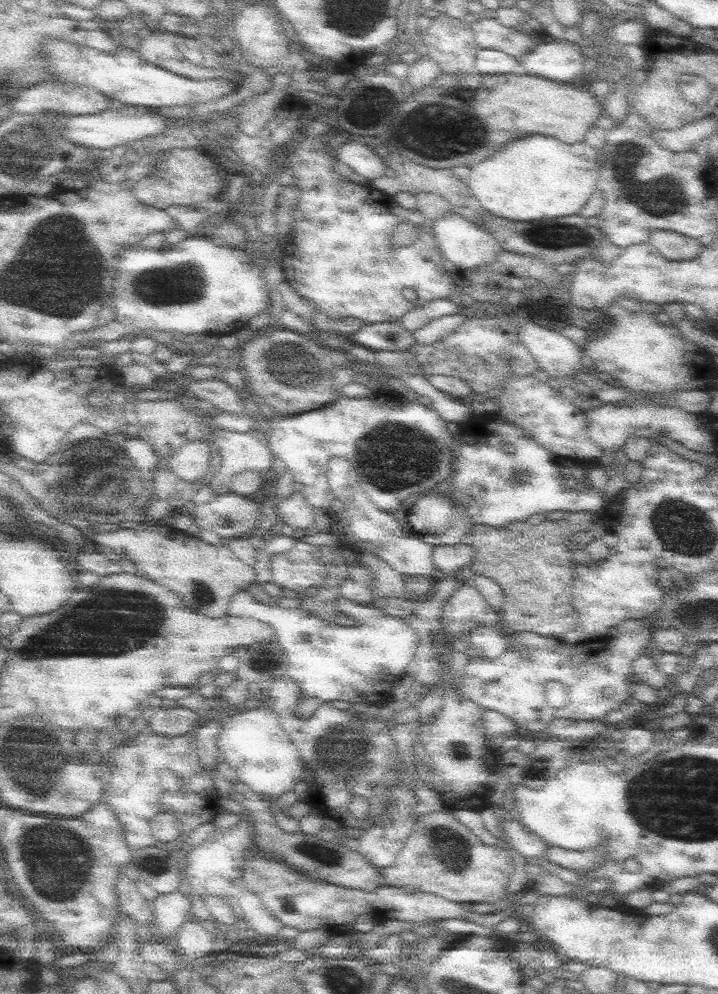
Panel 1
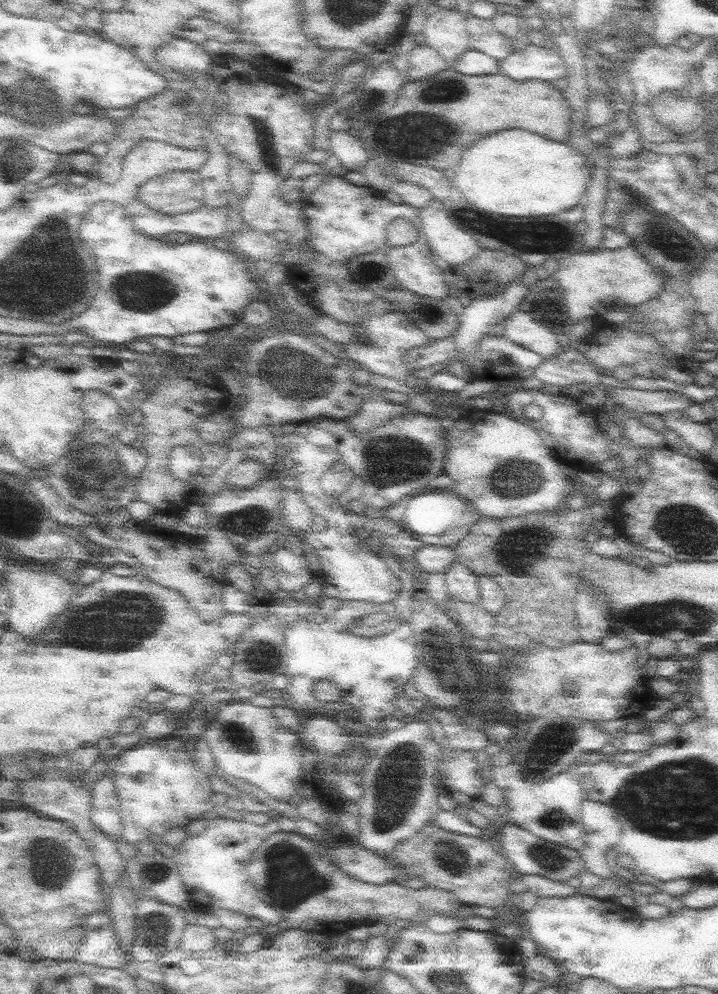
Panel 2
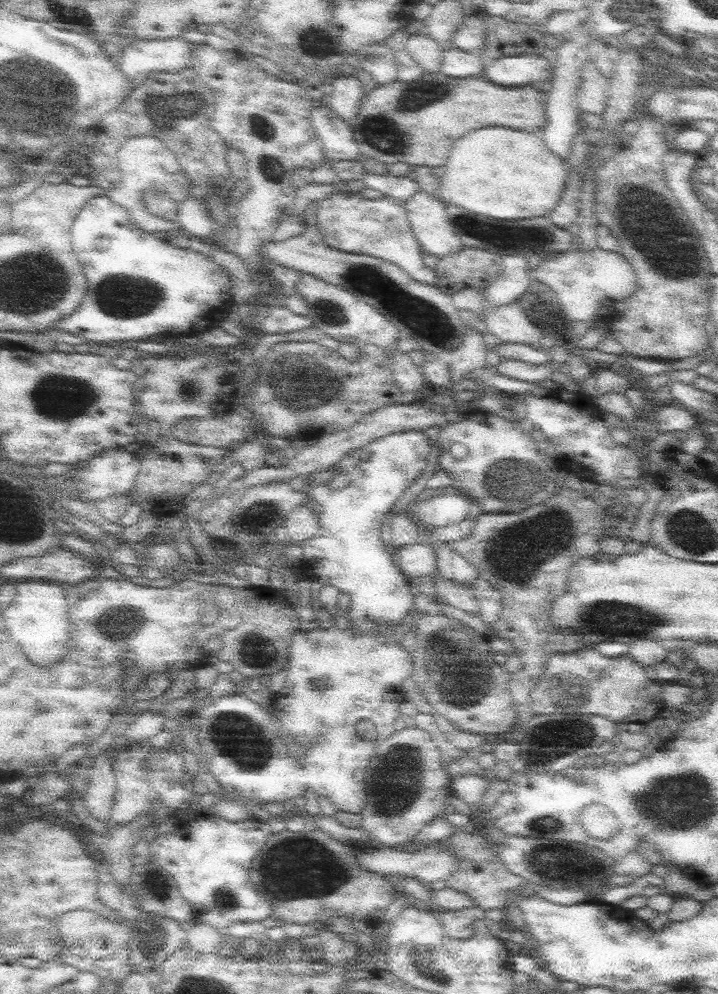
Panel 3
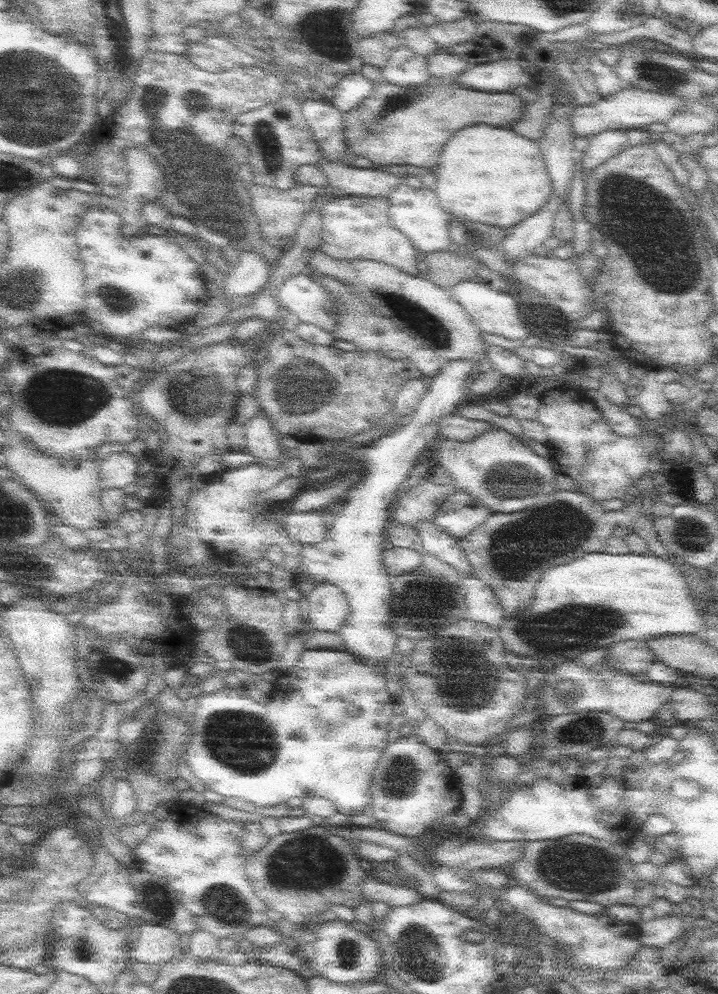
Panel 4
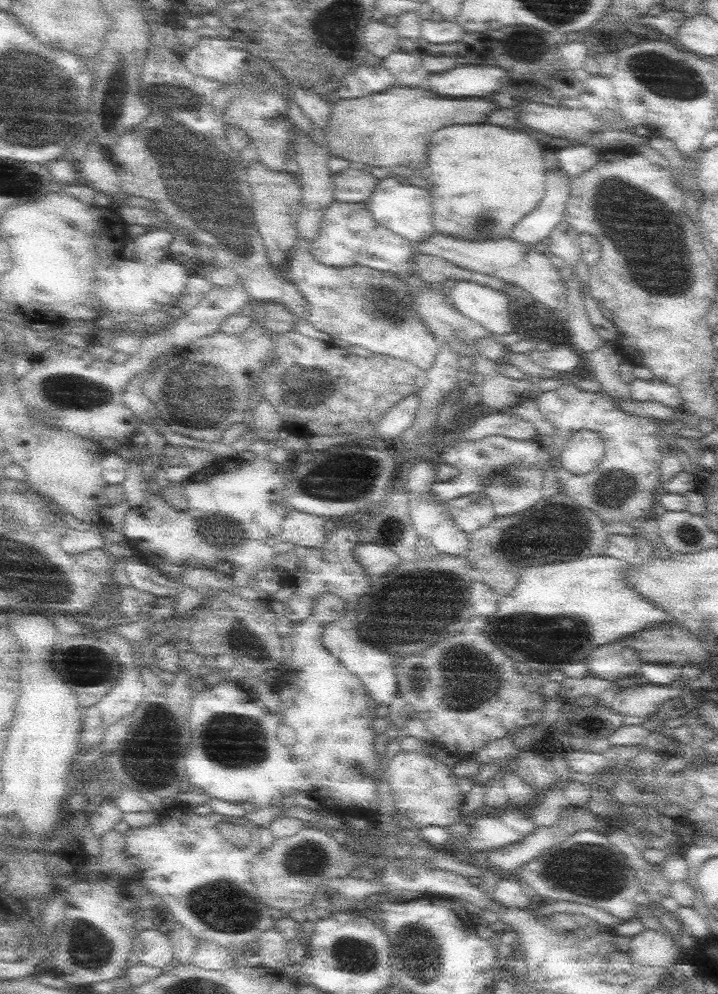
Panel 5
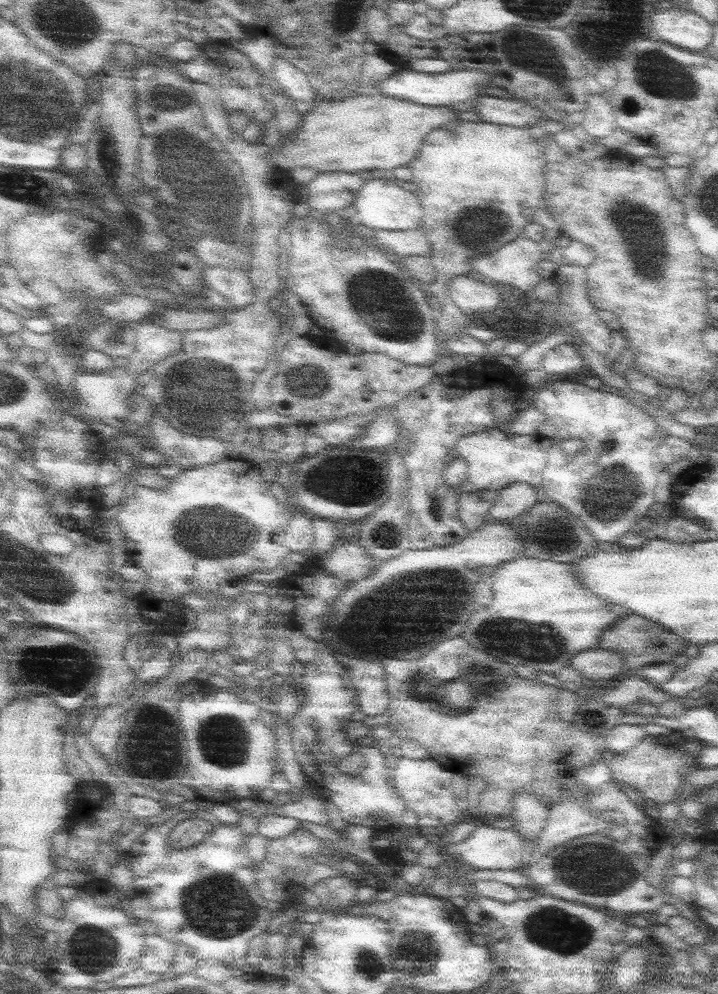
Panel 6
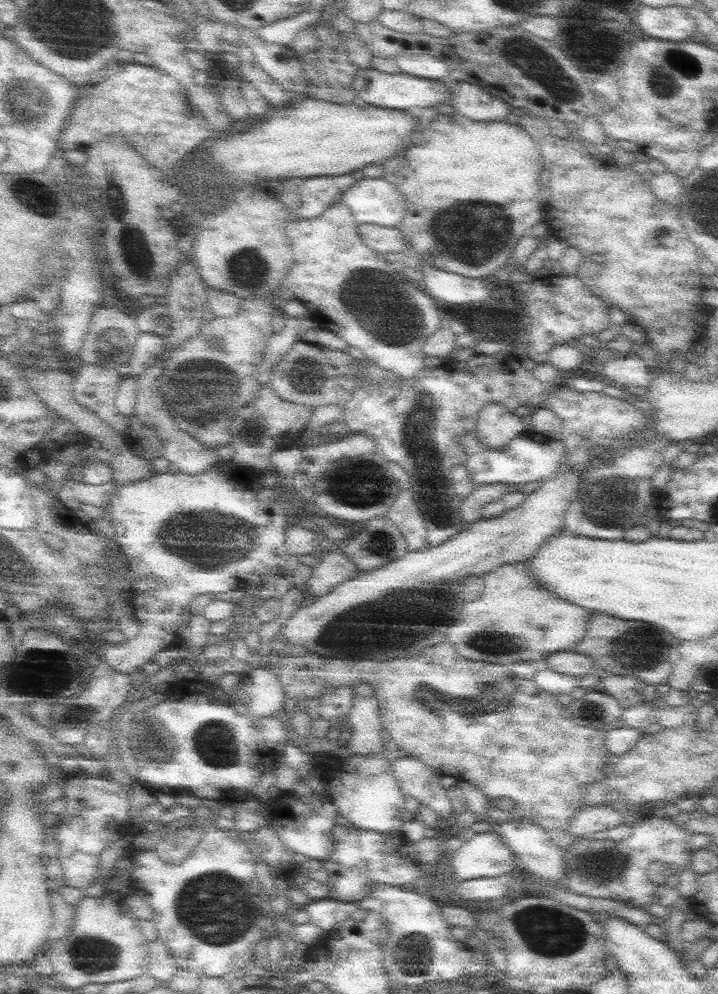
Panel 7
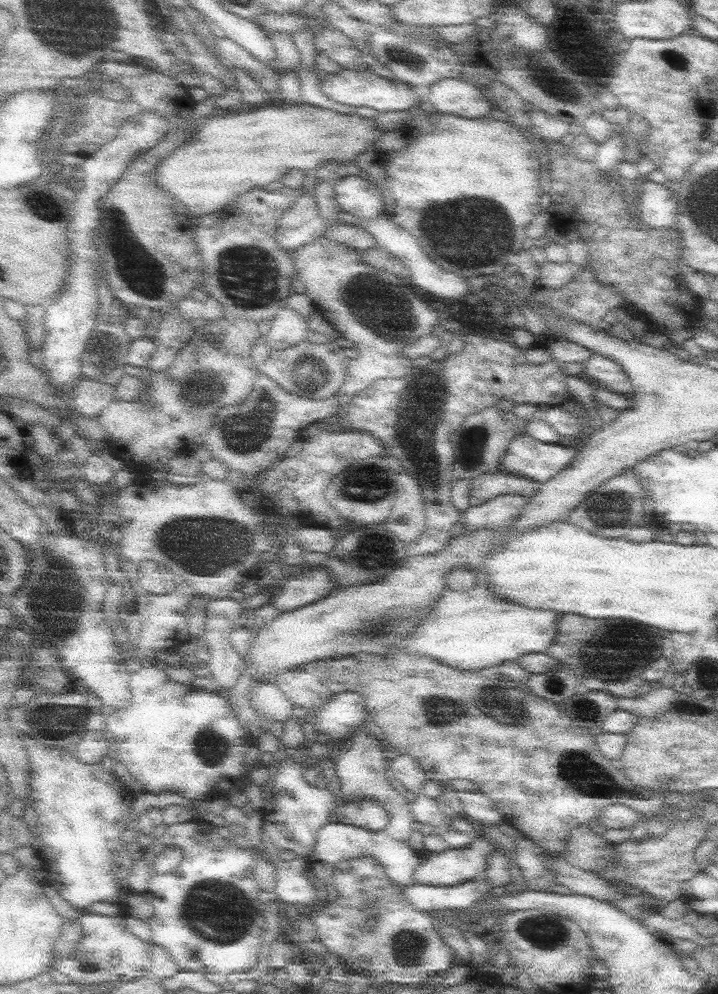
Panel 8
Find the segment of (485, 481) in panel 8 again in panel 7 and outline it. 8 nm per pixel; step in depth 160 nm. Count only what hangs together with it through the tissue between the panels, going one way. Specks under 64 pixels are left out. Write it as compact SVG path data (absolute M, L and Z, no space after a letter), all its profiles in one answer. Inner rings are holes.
M536 481L525 485L507 485L507 484L495 484L495 485L482 485L476 486L475 489L462 501L461 515L464 522L472 524L483 516L482 509L487 504L500 500L505 494L512 491L522 491L527 495L532 494L543 481Z

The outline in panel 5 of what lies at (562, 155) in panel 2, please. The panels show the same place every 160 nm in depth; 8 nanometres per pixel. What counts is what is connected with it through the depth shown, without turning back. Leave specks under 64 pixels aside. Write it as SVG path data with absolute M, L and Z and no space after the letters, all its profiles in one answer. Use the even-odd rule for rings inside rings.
M488 122L446 126L428 141L428 167L425 178L432 188L434 206L432 220L438 233L468 240L494 240L509 237L514 227L530 214L545 196L546 166L544 150L538 139L511 127L495 126Z

